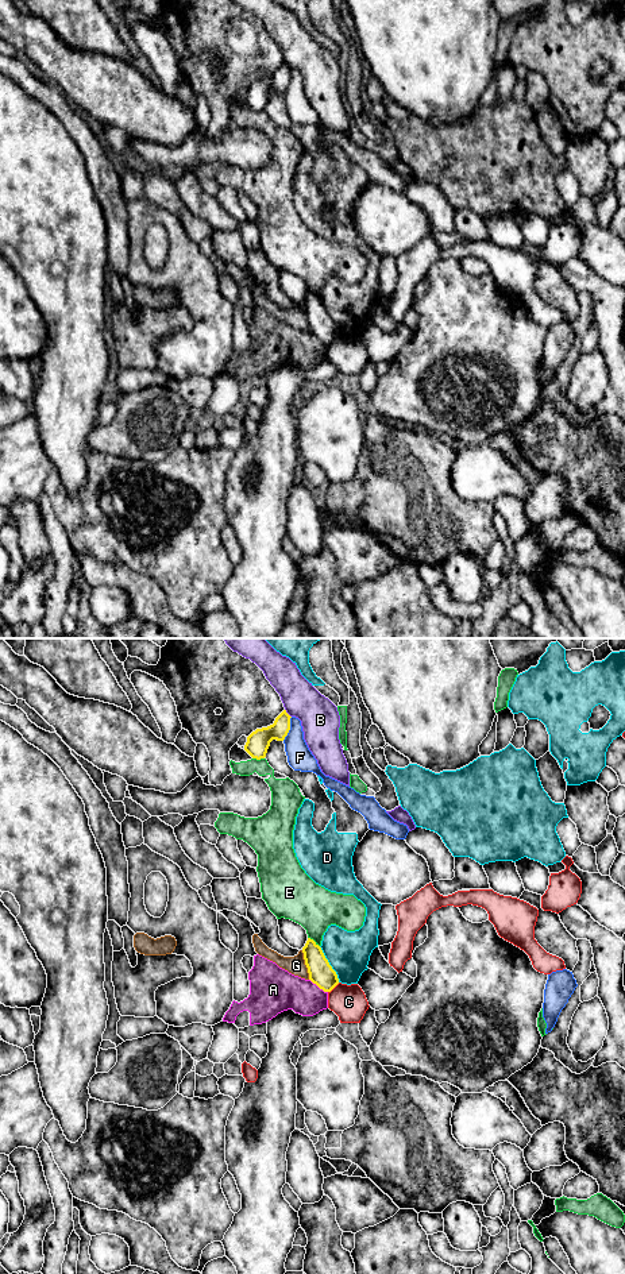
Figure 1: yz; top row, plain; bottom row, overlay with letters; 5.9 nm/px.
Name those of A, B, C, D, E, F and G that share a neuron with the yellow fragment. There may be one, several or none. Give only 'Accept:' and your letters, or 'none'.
Accept: none

